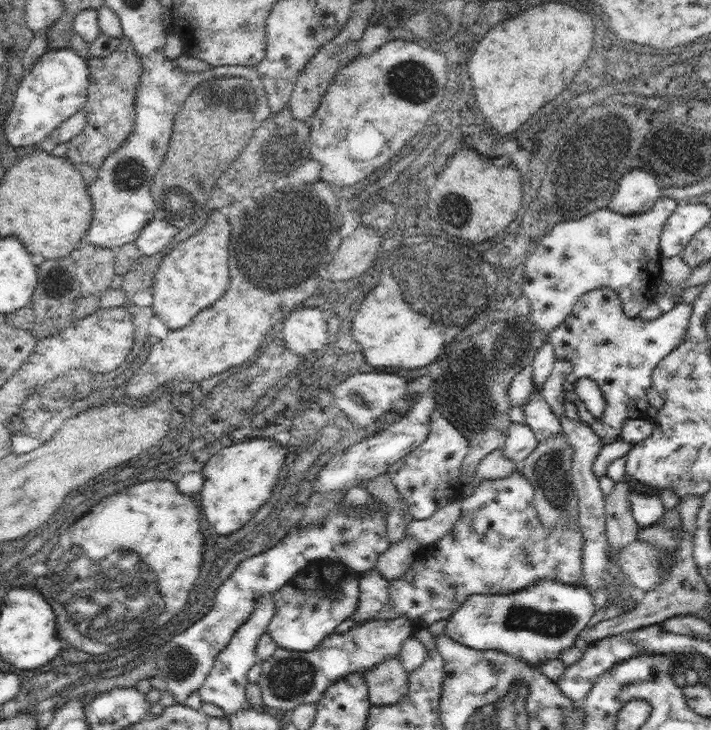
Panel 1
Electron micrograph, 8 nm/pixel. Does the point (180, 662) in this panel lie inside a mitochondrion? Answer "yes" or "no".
yes

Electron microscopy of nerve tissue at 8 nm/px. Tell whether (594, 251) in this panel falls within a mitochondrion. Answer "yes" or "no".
yes

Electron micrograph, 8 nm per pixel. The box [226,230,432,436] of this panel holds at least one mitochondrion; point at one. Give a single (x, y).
(354, 399)

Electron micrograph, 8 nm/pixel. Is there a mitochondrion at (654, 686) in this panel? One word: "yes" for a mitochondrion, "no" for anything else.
no

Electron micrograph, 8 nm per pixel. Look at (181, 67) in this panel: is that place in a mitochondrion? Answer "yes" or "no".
no

